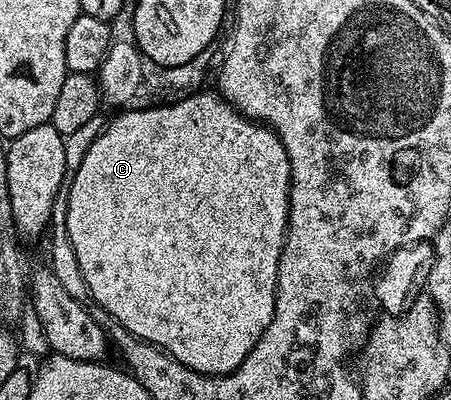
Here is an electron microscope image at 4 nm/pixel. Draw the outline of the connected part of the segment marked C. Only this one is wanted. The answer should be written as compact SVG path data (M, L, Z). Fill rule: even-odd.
M117 114L113 121L106 123L101 132L91 142L87 154L83 154L83 162L79 170L71 174L67 184L69 197L67 198L67 234L71 238L71 246L75 246L75 258L79 258L79 270L83 270L83 278L89 287L92 303L98 308L107 310L131 334L140 340L146 340L157 348L162 348L168 356L173 356L183 366L195 370L204 376L226 376L234 372L251 354L255 342L263 338L267 326L271 326L271 318L275 314L275 298L277 297L277 275L279 274L279 258L283 254L285 233L289 230L289 183L291 182L291 166L287 158L287 150L283 150L283 142L264 124L250 120L247 116L232 114L233 116L147 116L151 114Z

